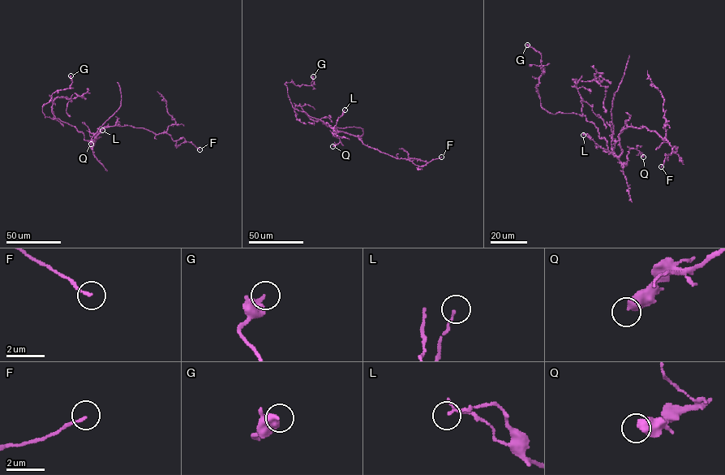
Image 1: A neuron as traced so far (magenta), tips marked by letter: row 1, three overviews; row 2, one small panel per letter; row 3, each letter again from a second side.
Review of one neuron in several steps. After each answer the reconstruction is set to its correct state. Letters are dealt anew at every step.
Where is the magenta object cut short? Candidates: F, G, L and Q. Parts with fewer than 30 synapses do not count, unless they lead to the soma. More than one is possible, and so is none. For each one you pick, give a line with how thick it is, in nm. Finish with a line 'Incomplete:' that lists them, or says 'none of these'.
Incomplete: none of these

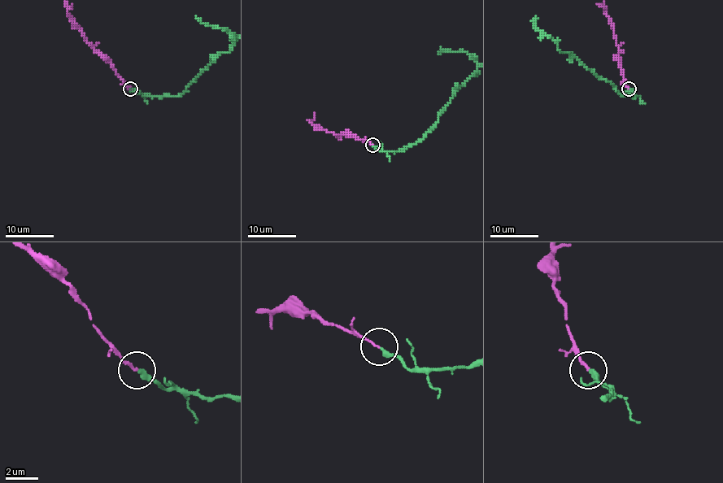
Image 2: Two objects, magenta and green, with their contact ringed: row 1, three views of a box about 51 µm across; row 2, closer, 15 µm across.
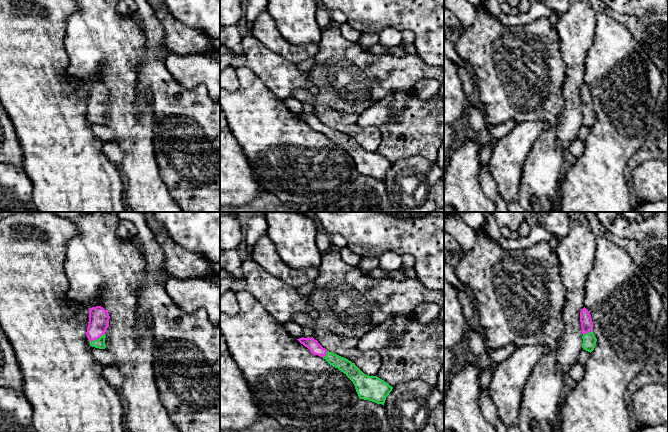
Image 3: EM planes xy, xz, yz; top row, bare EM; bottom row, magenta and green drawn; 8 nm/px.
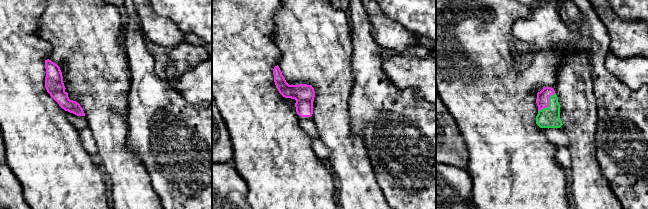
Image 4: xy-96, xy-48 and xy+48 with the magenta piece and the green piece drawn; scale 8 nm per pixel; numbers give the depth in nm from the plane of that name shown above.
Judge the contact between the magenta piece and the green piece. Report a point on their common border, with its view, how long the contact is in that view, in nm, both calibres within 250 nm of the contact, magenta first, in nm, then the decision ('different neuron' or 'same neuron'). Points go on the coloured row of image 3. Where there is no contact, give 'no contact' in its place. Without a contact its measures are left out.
xy (97, 338) | 130 nm | 160/80 nm | same neuron

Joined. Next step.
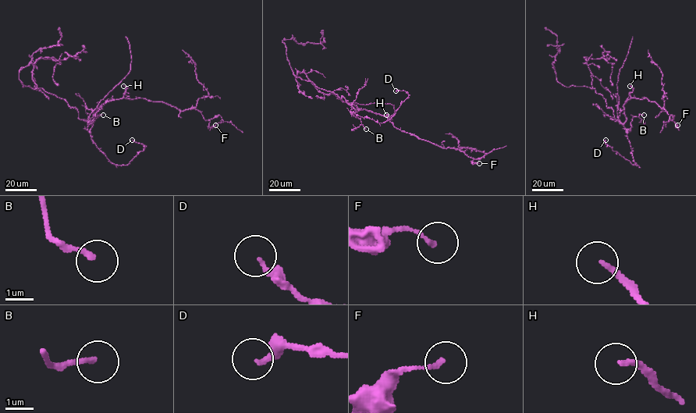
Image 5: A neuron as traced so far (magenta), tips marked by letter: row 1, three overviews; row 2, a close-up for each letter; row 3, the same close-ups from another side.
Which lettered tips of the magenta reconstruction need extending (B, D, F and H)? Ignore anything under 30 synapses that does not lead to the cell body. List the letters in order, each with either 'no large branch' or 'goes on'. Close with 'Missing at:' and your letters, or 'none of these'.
B: no large branch
D: no large branch
F: no large branch
H: no large branch
Missing at: none of these

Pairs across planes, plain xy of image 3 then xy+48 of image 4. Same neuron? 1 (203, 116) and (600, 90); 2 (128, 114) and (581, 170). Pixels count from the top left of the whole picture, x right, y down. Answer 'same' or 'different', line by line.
1: same
2: same

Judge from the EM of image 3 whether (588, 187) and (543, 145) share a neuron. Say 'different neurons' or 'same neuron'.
different neurons

